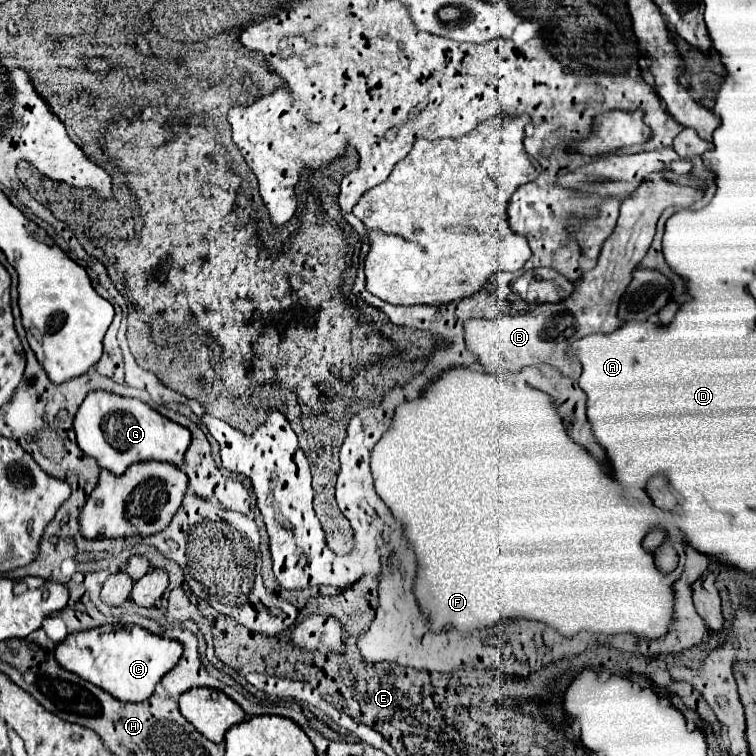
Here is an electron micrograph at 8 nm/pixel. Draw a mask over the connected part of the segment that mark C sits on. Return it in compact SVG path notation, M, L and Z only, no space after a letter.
M101 625L87 631L69 633L55 647L57 663L79 677L99 685L119 701L145 701L155 685L181 657L183 645L149 633L139 625Z

